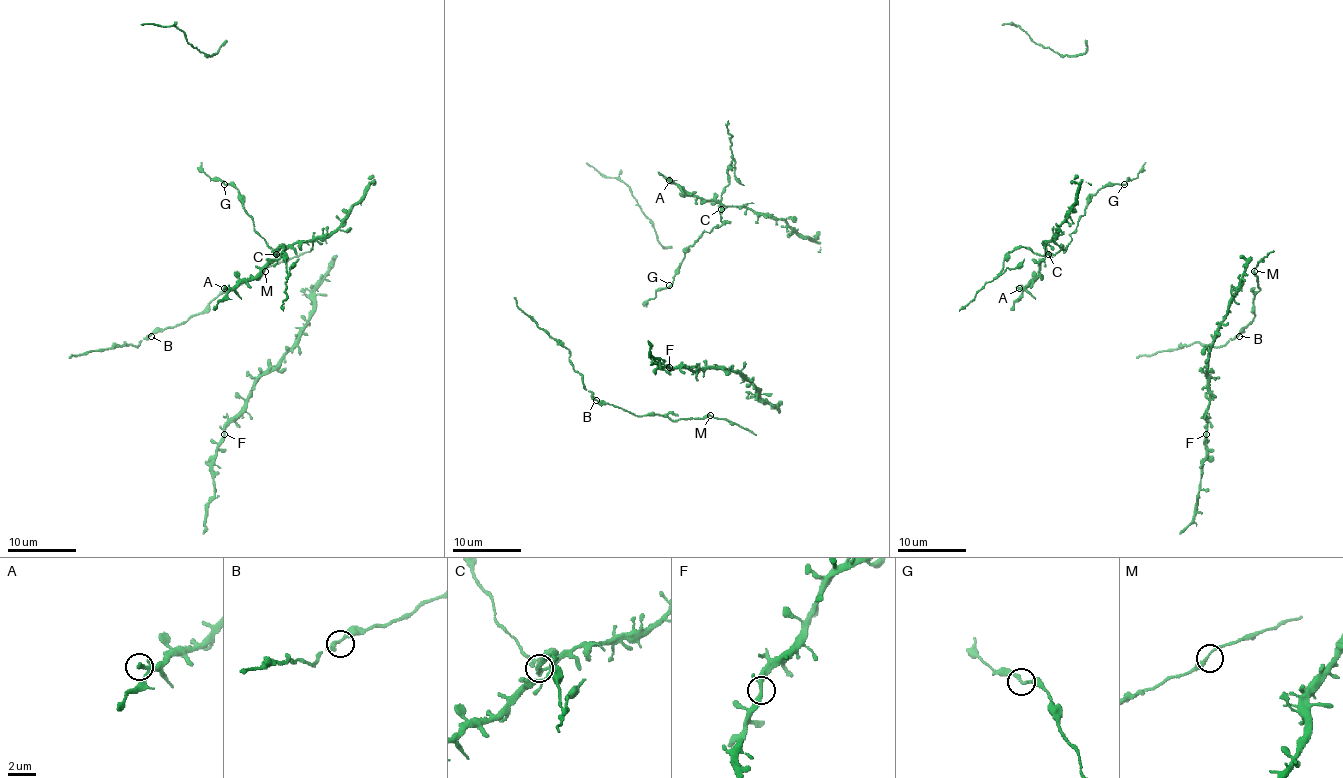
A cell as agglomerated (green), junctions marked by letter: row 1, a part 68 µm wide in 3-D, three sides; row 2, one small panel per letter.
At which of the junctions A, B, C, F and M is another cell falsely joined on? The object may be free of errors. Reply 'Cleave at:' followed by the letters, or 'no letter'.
Cleave at: C

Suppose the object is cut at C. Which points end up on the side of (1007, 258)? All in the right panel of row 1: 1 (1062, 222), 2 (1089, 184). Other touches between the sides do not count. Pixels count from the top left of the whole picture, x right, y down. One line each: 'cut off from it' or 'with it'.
1: cut off from it
2: cut off from it

